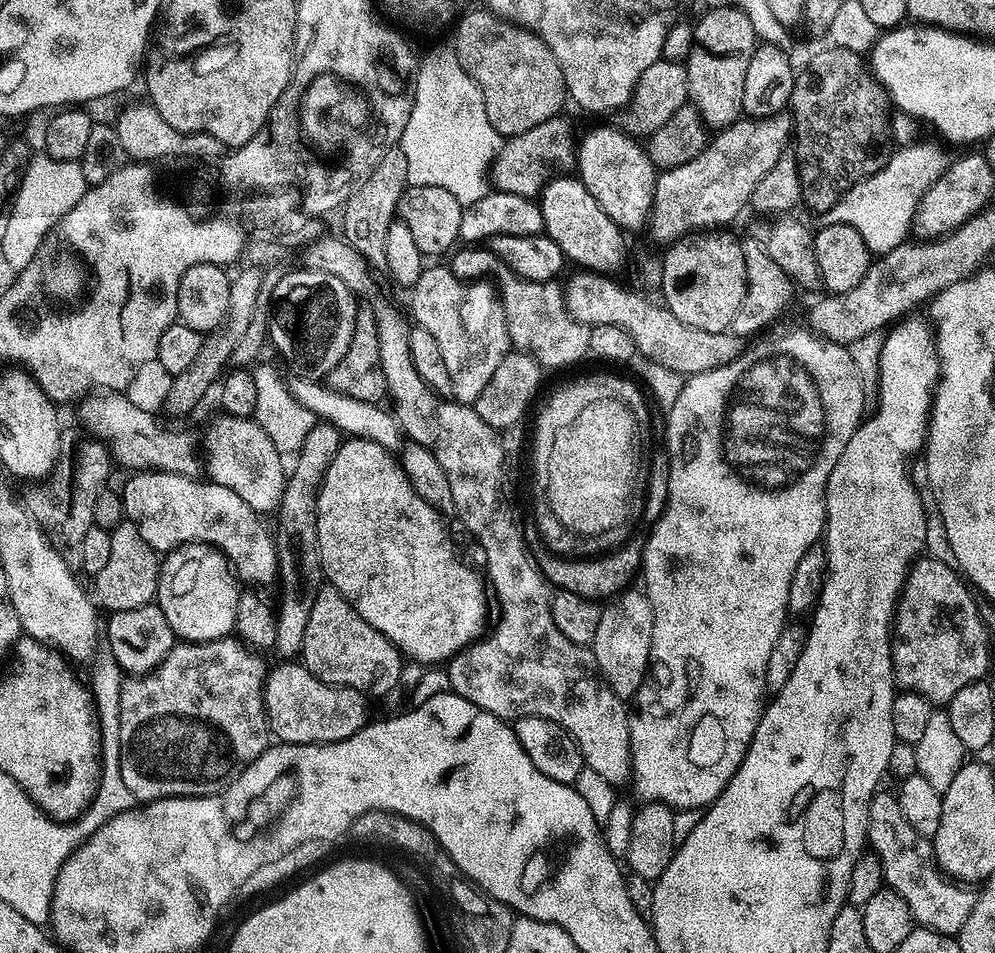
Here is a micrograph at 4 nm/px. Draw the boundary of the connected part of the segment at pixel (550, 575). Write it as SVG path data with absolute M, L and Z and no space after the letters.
M532 522L525 523L522 528L524 534L524 543L528 545L529 552L532 553L536 566L544 575L545 581L553 589L570 594L582 594L582 598L590 598L597 602L607 601L609 598L615 598L629 587L632 579L637 579L638 573L642 568L642 557L644 554L643 543L635 538L629 539L615 550L607 554L600 554L597 560L570 560L567 555L559 556L558 553L552 553L539 536L539 531Z

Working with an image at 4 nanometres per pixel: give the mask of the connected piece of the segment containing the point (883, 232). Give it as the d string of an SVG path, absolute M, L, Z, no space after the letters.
M922 142L897 147L892 156L870 178L858 182L837 202L834 207L819 213L819 227L845 224L854 226L862 234L869 252L876 256L885 256L894 246L905 243L912 232L912 219L916 216L916 207L924 192L939 178L950 163L949 157L934 148L927 148Z

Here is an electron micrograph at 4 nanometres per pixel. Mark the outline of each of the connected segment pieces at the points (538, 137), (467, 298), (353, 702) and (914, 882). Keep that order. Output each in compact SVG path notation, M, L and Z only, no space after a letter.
M557 118L542 122L542 126L534 126L534 130L507 137L492 164L490 178L501 192L536 198L557 174L571 173L575 162L574 140L568 137L568 124L564 118Z
M425 267L418 282L410 289L412 295L412 316L419 327L425 328L438 341L442 358L446 361L446 370L450 370L452 379L452 396L457 404L475 405L478 394L482 394L486 382L490 382L494 370L498 370L498 362L507 356L512 339L508 333L504 303L500 301L499 291L491 283L476 278L469 282L467 279L454 275L451 267Z
M280 662L276 669L269 671L264 677L264 713L268 719L268 731L281 744L329 744L330 742L338 742L350 738L350 734L354 734L359 728L364 727L369 723L370 715L368 716L368 704L365 693L354 690L353 688L337 688L335 684L327 684L318 678L314 678L314 674L310 674L310 670L304 668L300 662Z
M877 791L868 807L867 843L867 847L882 864L884 883L900 895L906 906L910 906L910 914L919 927L955 937L962 930L966 918L970 918L973 893L968 893L963 883L946 875L937 863L931 839L918 834L918 830L906 822L902 806L898 806L896 792L884 791Z

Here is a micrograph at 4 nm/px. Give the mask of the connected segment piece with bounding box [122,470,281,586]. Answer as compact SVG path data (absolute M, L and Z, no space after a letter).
M136 470L129 476L132 477L122 487L125 517L136 525L138 534L155 552L167 554L184 544L211 544L225 556L245 585L272 584L275 580L277 583L281 564L273 533L234 490L169 472Z

